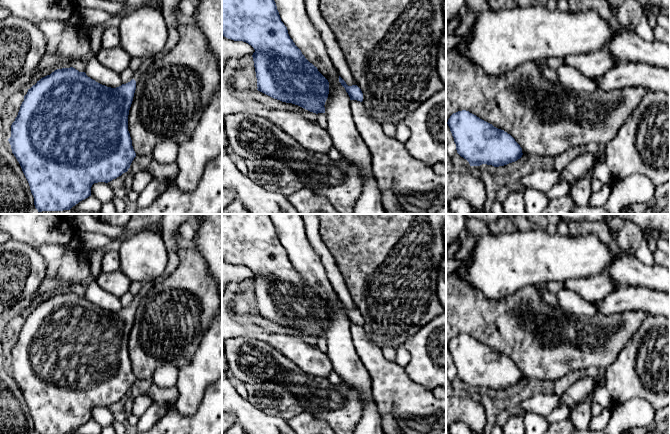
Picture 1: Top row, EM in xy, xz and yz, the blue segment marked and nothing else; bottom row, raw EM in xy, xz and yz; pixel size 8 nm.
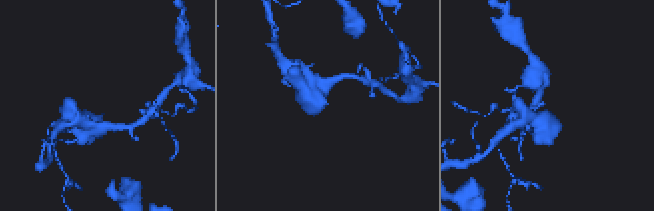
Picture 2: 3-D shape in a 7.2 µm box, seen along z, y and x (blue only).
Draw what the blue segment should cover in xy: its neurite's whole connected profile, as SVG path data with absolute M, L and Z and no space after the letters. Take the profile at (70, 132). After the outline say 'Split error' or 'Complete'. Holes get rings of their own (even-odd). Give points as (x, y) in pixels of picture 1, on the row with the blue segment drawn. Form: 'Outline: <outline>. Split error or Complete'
Outline: M162 0L162 2L161 12L168 27L166 45L161 53L142 61L130 82L111 88L91 79L85 72L70 67L55 70L28 89L18 115L11 125L11 137L8 141L29 183L38 212L70 210L80 201L91 196L91 187L94 183L108 183L130 168L136 153L128 131L128 115L136 85L148 68L178 43L179 23L175 12L179 11L180 0Z. Split error

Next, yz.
Outline: M469 111L453 113L447 124L457 153L466 159L470 166L504 166L517 161L523 155L522 148L510 134Z. Complete

